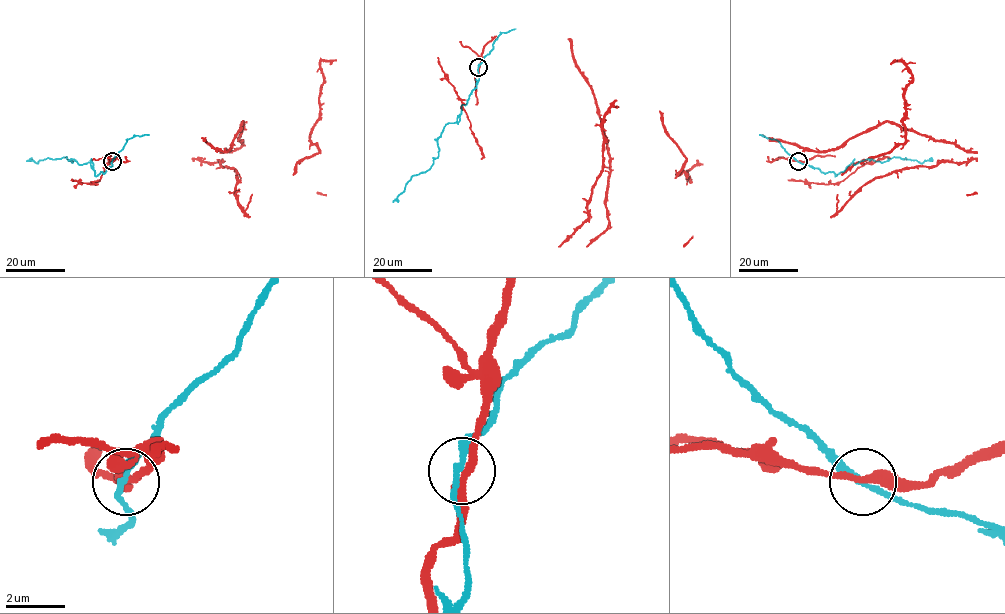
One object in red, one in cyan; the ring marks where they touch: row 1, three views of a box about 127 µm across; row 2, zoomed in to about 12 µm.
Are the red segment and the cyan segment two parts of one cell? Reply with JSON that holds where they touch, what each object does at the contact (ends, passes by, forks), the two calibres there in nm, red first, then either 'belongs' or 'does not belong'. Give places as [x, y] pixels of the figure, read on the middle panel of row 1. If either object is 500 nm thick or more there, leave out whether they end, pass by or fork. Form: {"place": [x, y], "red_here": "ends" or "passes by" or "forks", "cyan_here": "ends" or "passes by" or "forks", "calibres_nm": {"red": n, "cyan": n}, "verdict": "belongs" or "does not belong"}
{"place": [478, 67], "red_here": "passes by", "cyan_here": "passes by", "calibres_nm": {"red": 300, "cyan": 180}, "verdict": "does not belong"}

